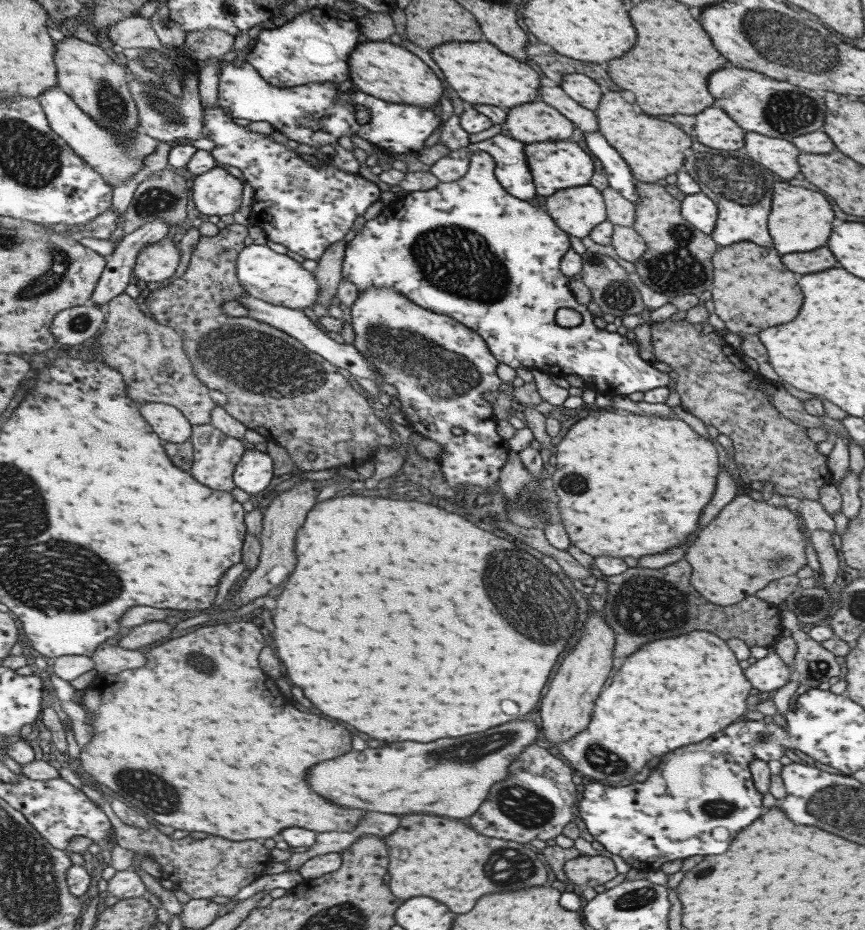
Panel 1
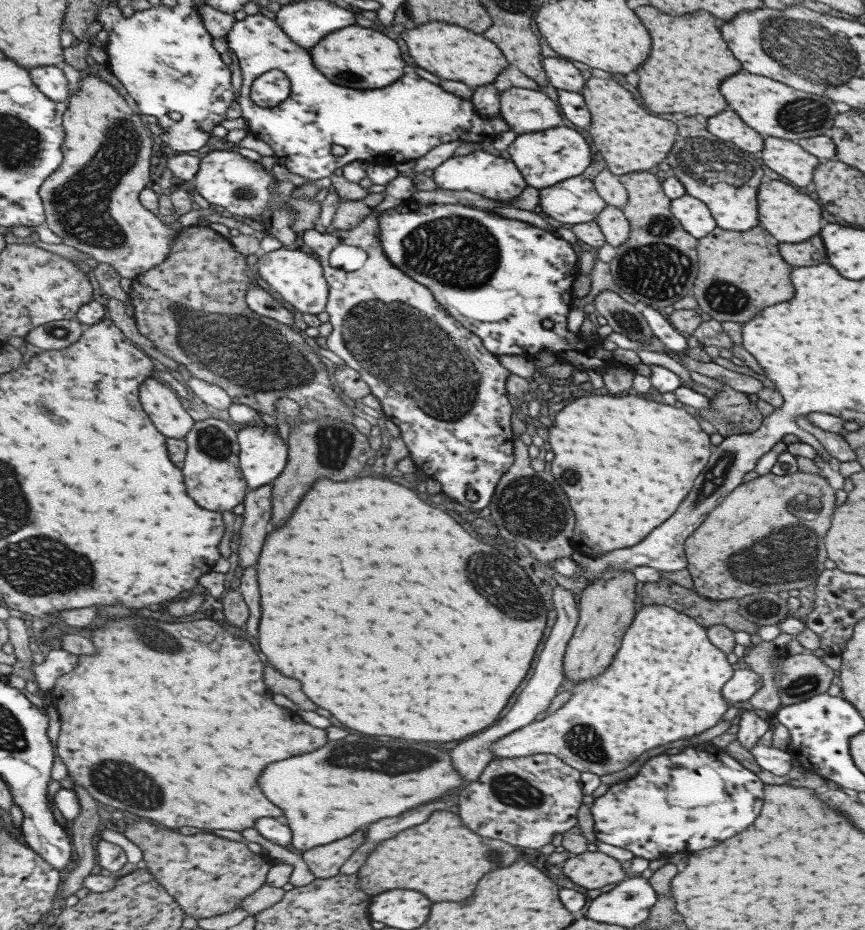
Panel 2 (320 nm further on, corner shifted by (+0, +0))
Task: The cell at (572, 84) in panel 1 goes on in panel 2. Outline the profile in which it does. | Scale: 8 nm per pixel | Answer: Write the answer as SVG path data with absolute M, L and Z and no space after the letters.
M545 57L541 63L549 84L555 89L579 93L584 86L585 79L565 57Z

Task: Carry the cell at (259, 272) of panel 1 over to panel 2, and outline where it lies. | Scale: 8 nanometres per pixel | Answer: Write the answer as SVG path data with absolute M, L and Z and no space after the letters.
M281 246L271 252L260 252L256 260L258 274L287 304L293 306L297 314L317 315L323 312L328 295L328 286L322 275L320 261L311 257L310 252Z

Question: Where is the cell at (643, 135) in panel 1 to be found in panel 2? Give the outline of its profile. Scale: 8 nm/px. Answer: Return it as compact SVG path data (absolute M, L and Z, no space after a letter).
M590 76L581 87L580 95L584 100L587 111L591 113L591 122L587 132L601 152L606 167L615 176L632 172L647 171L664 161L671 150L677 128L673 122L647 114L639 108L633 96L623 90L613 80L605 80Z

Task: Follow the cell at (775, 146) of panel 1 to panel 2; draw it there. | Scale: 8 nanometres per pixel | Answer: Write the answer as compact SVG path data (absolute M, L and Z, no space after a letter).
M764 137L763 148L757 154L762 160L763 167L787 178L795 186L807 186L811 182L811 174L819 160L807 154L794 141L773 137Z

